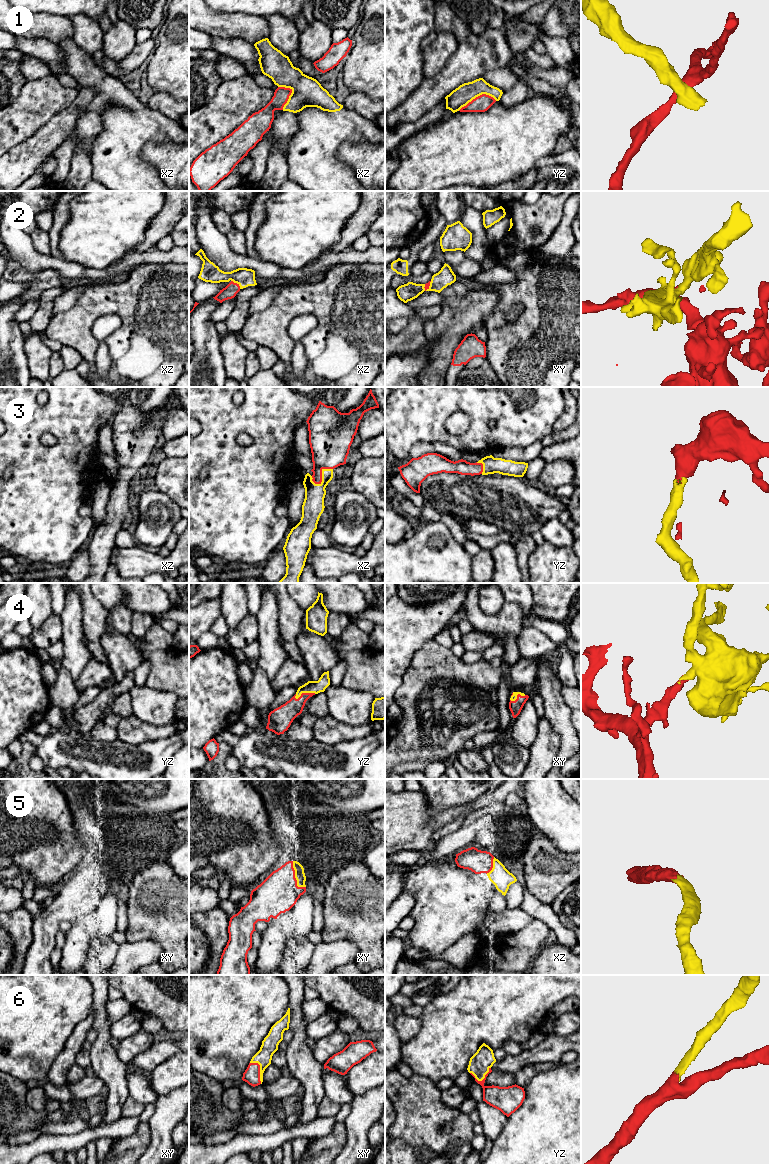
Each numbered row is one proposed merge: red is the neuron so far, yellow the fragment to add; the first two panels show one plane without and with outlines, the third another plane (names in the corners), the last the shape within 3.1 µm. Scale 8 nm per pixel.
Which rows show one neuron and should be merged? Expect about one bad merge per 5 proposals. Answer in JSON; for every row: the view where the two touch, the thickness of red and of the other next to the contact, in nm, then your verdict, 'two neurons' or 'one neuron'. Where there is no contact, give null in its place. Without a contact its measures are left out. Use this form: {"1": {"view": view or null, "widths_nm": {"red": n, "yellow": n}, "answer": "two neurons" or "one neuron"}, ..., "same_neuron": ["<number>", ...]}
{"1": {"view": "yz", "widths_nm": {"red": 140, "yellow": 160}, "answer": "two neurons"}, "2": {"view": "xz", "widths_nm": {"red": 110, "yellow": 150}, "answer": "one neuron"}, "3": {"view": "xz", "widths_nm": {"red": 300, "yellow": 180}, "answer": "one neuron"}, "4": {"view": "yz", "widths_nm": {"red": 170, "yellow": 100}, "answer": "one neuron"}, "5": {"view": "xy", "widths_nm": {"red": 320, "yellow": 80}, "answer": "one neuron"}, "6": {"view": "xy", "widths_nm": {"red": 130, "yellow": 140}, "answer": "one neuron"}, "same_neuron": ["2", "3", "4", "5", "6"]}

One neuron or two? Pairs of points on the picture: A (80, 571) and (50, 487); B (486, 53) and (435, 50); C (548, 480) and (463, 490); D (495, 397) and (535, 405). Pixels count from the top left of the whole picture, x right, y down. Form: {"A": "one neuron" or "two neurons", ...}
{"A": "two neurons", "B": "two neurons", "C": "two neurons", "D": "one neuron"}

